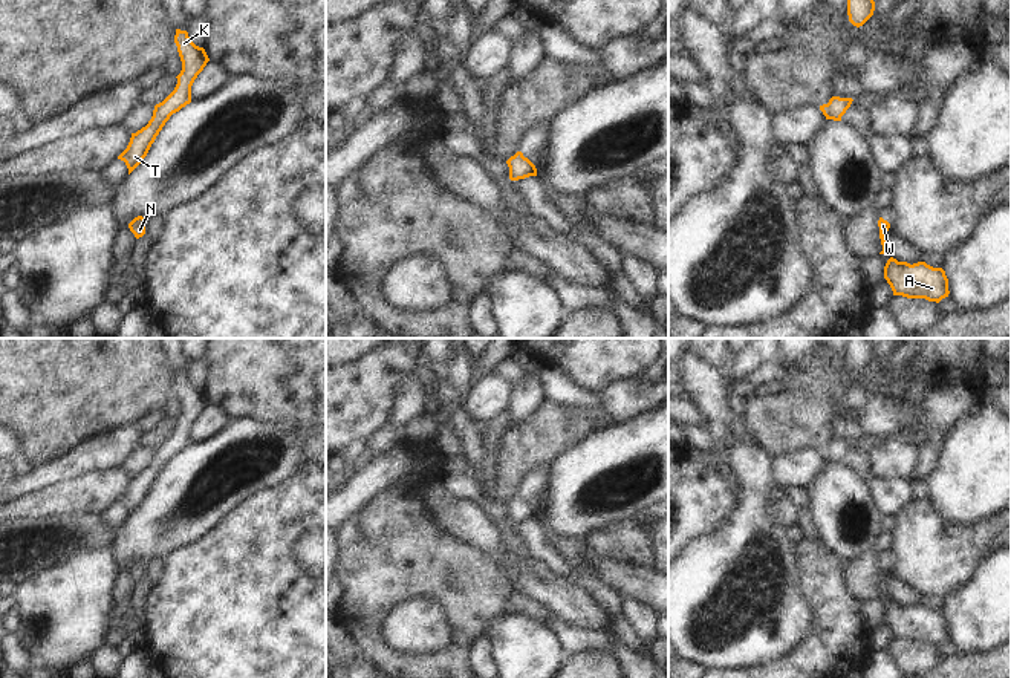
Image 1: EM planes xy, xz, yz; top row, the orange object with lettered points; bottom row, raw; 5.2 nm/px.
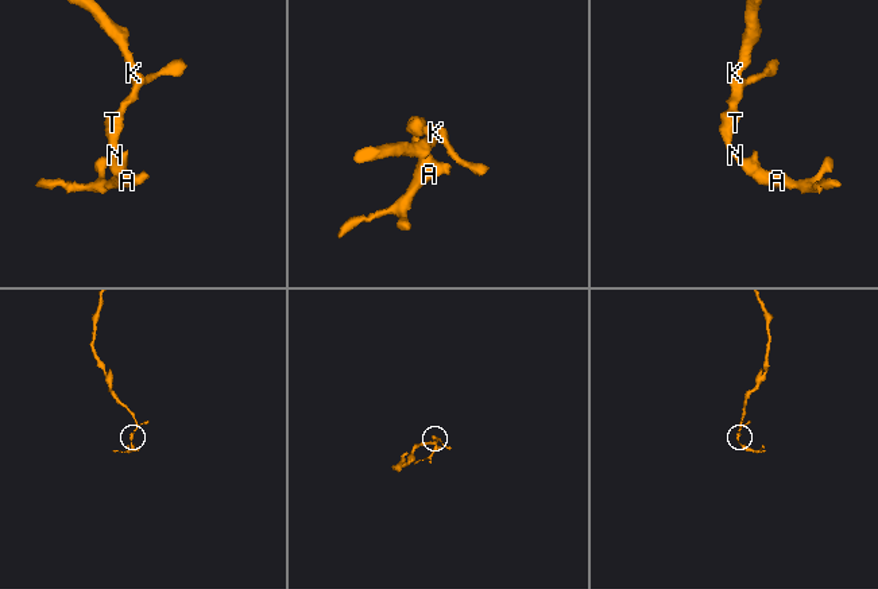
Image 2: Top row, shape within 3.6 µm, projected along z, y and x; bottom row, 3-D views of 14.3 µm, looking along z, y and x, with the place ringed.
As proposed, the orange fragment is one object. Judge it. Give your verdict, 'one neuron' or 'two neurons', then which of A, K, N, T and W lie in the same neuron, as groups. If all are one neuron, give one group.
one neuron | A K N T W

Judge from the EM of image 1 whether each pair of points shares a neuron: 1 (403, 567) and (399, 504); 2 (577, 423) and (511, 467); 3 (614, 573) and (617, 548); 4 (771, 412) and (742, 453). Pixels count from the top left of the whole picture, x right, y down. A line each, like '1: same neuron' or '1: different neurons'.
1: same neuron
2: same neuron
3: different neurons
4: different neurons

